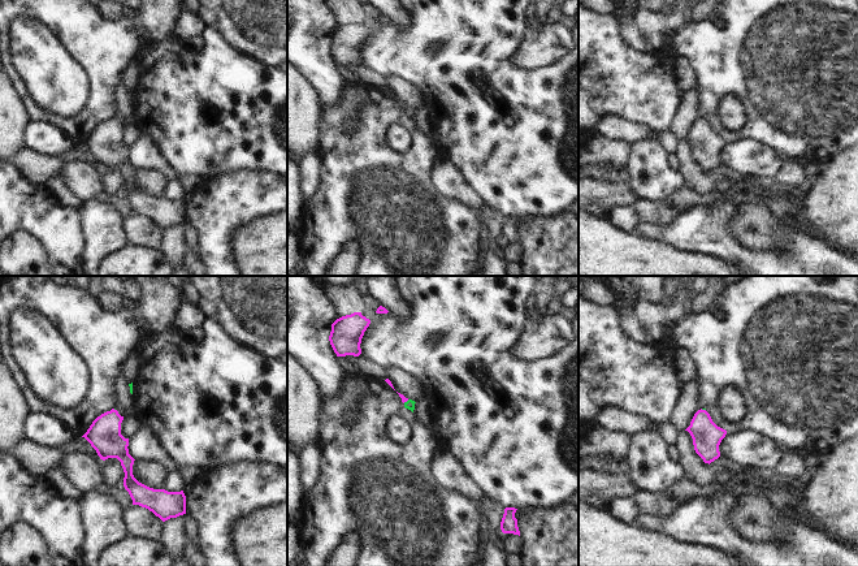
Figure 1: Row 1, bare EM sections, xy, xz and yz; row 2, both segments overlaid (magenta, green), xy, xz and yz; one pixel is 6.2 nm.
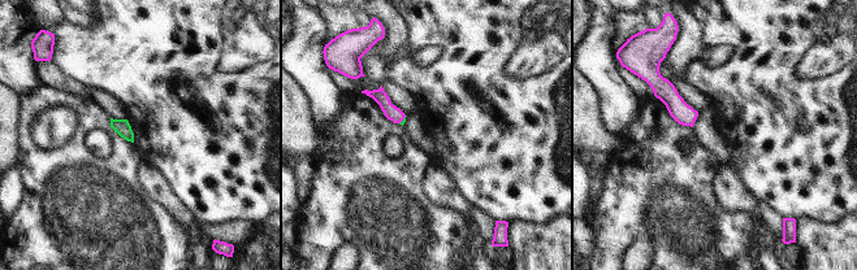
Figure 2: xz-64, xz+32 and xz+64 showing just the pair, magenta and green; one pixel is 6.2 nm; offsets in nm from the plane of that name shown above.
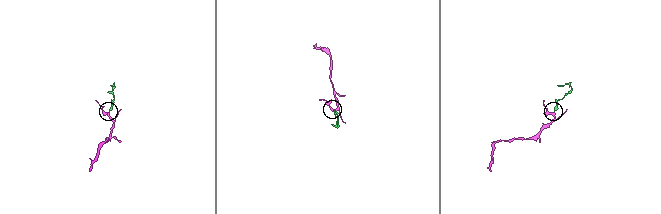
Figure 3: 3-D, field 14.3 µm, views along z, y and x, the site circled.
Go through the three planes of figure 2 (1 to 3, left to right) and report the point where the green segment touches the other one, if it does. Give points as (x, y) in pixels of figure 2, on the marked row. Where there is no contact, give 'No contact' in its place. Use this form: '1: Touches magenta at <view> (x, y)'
1: No contact
2: Touches magenta at xz+32 (403, 118)
3: No contact

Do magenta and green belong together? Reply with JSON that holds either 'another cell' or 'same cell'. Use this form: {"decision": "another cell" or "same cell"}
{"decision": "same cell"}

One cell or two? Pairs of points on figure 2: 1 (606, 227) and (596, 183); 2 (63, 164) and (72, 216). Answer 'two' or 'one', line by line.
1: two
2: one

